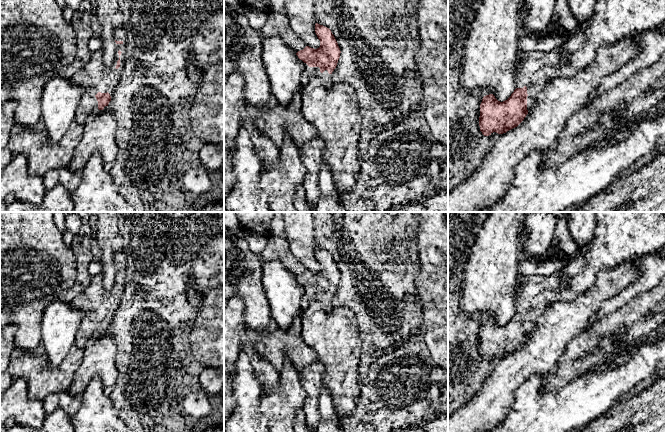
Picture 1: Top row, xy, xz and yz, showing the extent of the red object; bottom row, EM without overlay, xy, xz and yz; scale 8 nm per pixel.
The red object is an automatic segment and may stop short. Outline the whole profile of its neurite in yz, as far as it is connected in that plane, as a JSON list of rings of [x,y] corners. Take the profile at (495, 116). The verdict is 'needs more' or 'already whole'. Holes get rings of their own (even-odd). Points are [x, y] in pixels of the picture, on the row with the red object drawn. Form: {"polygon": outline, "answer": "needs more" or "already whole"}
{"polygon": [[[566,42],[552,51],[525,52],[521,72],[515,77],[516,88],[511,96],[503,102],[498,101],[493,94],[483,97],[479,117],[482,134],[503,134],[517,127],[537,103],[539,92],[551,81],[534,84],[532,75],[547,67],[560,66],[565,58]]], "answer": "needs more"}

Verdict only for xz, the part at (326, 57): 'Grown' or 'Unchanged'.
Grown

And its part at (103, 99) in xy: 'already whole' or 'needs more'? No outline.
needs more

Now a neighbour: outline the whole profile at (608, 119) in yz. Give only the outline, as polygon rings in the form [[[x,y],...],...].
[[[621,104],[616,109],[603,113],[599,120],[599,123],[605,128],[612,128],[625,106],[625,104]]]

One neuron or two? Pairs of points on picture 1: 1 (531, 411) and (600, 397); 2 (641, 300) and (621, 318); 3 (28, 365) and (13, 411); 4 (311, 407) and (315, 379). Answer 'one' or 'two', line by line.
1: one
2: one
3: two
4: one

